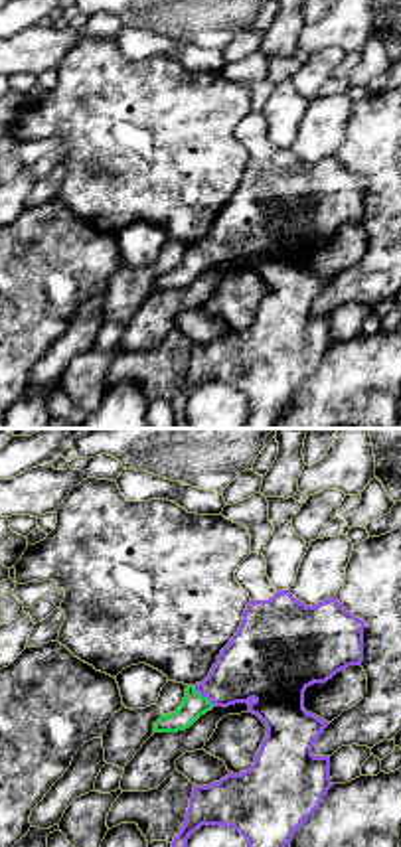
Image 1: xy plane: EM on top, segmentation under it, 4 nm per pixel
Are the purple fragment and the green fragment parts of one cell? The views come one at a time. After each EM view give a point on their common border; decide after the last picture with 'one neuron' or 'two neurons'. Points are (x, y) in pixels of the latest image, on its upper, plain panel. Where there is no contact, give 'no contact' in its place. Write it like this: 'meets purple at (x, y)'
meets purple at (204, 253)

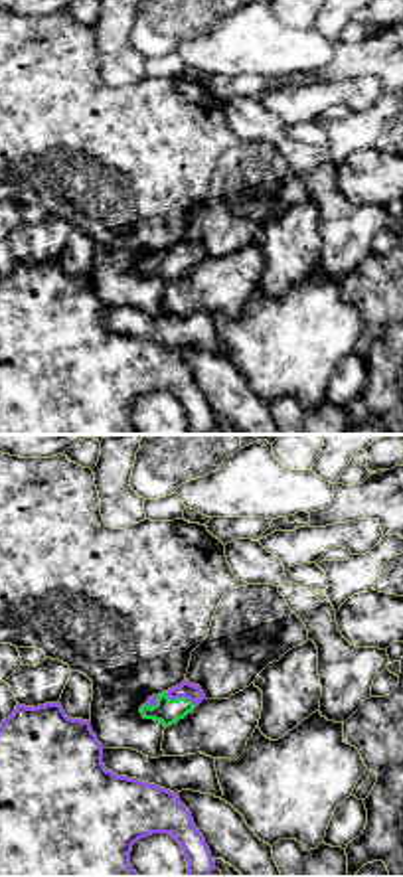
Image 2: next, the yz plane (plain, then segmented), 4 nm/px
meets purple at (180, 253)

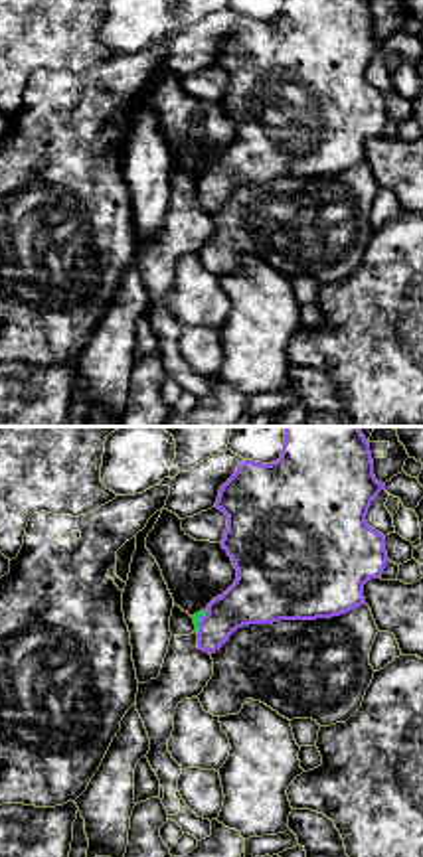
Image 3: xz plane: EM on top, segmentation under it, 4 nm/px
meets purple at (200, 180)

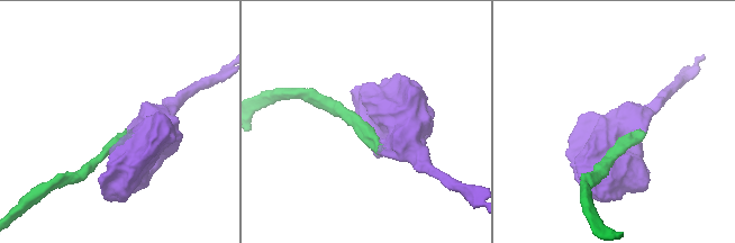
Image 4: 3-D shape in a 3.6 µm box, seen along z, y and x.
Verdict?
one neuron

